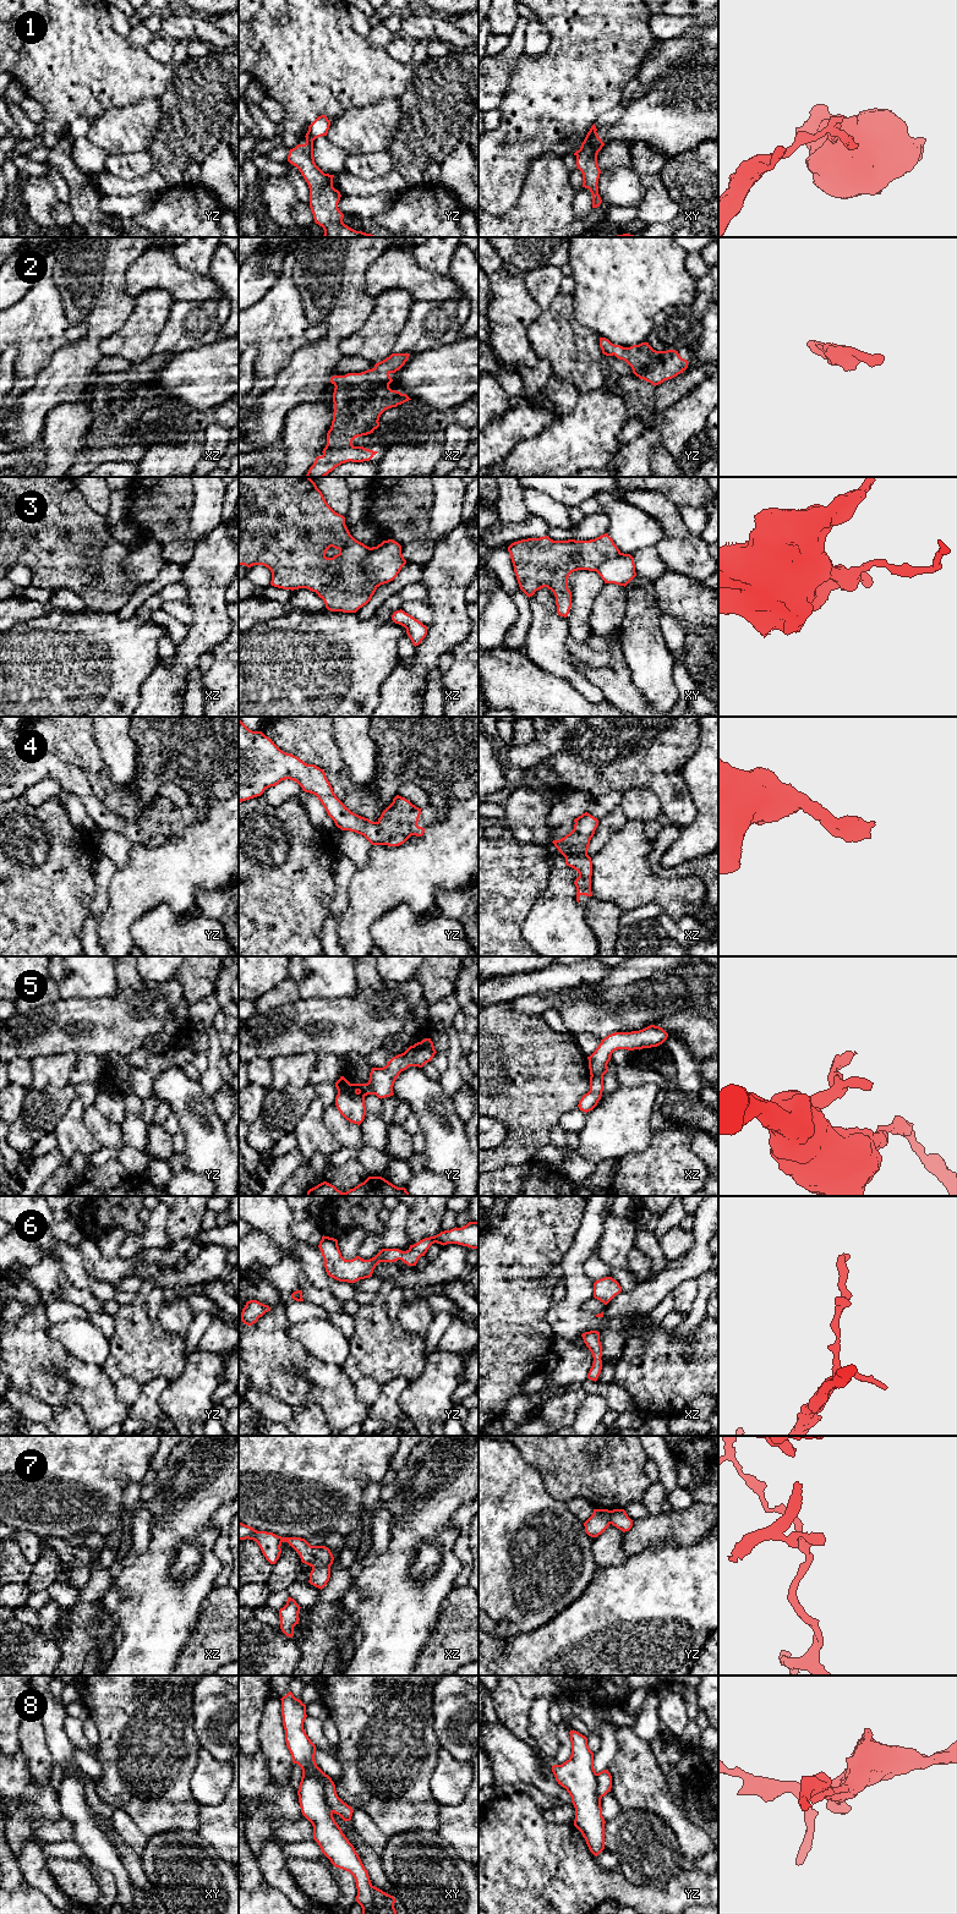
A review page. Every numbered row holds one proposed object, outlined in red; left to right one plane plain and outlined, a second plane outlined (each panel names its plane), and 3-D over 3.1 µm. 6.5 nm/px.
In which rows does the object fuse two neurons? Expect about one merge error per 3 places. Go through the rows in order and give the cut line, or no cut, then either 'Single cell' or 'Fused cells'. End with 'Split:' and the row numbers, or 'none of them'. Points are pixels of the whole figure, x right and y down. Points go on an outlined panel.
1: Split along xy (596, 132), (575, 154). Fused cells
2: No split. Single cell
3: Split along xz (370, 548), (365, 560), (365, 574), (377, 586). Fused cells
4: No split. Single cell
5: Split along yz (356, 1090), (338, 1092). Fused cells
6: No split. Single cell
7: Split along xz (329, 1566), (312, 1568). Fused cells
8: Split along xy (313, 1766), (311, 1770), (322, 1780), (324, 1798), (333, 1811). Fused cells
Split: 1, 3, 5, 7, 8

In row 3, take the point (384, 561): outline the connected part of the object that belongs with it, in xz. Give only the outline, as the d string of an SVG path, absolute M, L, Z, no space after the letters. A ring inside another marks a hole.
M388 539L370 549L365 560L365 572L379 587L393 581L405 564L401 545L393 539Z

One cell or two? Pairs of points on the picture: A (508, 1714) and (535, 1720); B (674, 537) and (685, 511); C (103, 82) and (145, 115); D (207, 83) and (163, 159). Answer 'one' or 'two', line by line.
A: two
B: two
C: two
D: one

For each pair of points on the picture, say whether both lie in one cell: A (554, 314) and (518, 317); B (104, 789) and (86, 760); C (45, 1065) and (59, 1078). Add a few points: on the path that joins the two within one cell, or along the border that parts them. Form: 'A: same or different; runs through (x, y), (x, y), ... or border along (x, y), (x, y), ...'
A: different; border along (542, 311), (528, 328), (528, 339), (531, 344)
B: same; runs through (102, 782), (93, 767)
C: same; runs through (49, 1069), (55, 1074)

